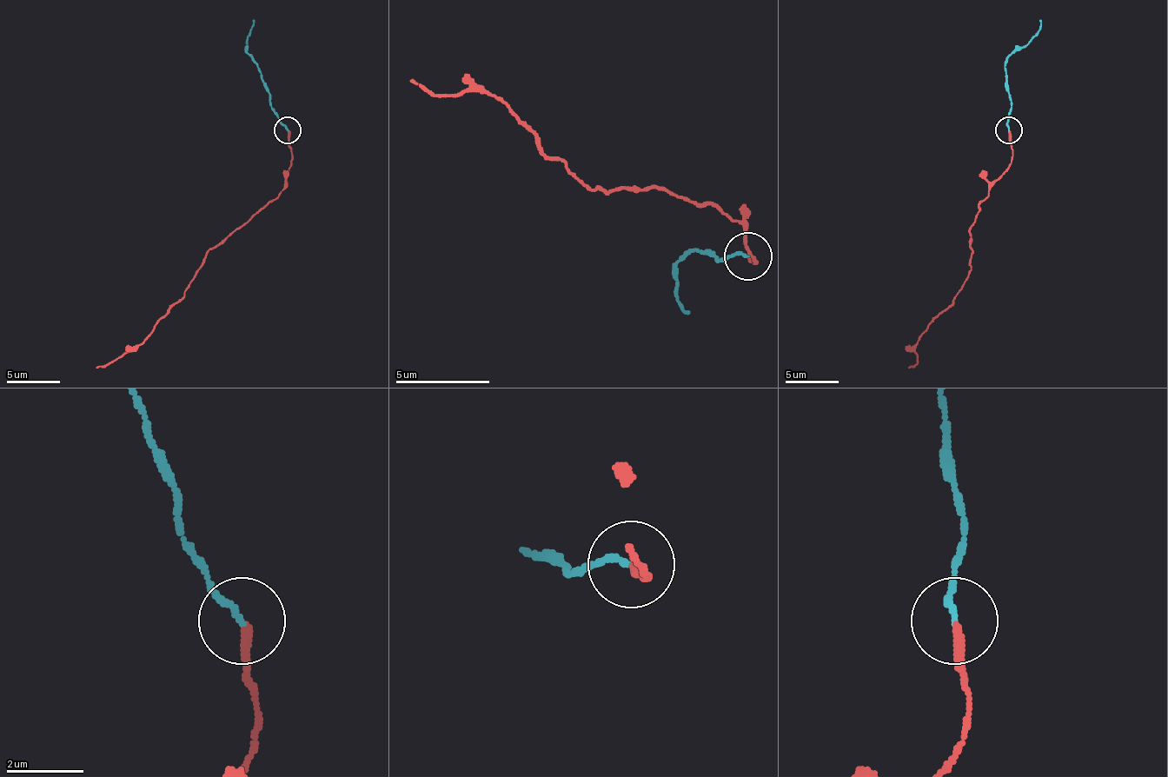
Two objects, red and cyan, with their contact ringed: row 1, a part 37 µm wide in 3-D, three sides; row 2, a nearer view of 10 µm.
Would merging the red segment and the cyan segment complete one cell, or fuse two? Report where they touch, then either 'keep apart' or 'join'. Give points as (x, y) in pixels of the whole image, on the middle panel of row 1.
place (748, 256); join

